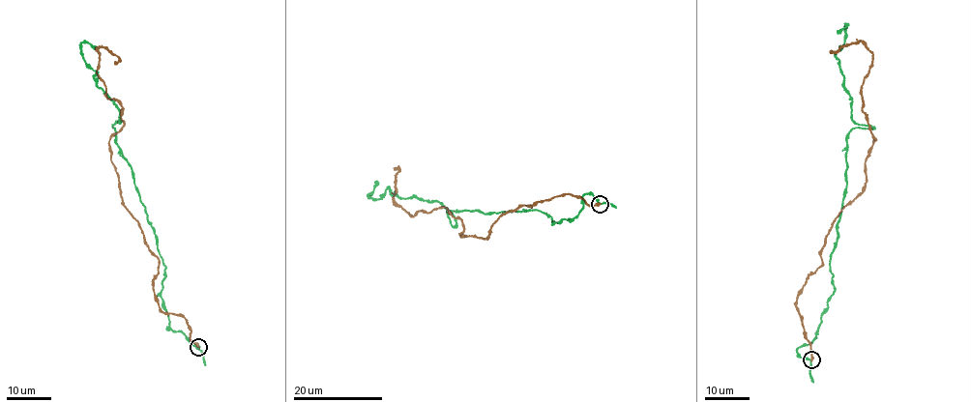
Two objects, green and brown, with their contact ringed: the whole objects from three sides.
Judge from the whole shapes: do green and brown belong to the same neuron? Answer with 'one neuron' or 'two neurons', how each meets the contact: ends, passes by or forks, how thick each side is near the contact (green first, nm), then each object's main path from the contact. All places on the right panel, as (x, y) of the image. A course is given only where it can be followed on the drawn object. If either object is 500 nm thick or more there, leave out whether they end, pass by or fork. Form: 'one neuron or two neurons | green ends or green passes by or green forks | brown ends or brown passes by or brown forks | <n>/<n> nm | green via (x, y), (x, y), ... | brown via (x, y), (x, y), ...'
two neurons | green passes by | brown ends | 280/440 nm | green via (811, 360), (797, 353), (835, 291), (847, 134), (873, 128), (851, 119), (836, 55), (845, 25), (837, 34) | brown via (811, 360), (797, 296), (862, 190), (876, 140), (862, 95), (872, 52), (861, 42), (829, 52)

